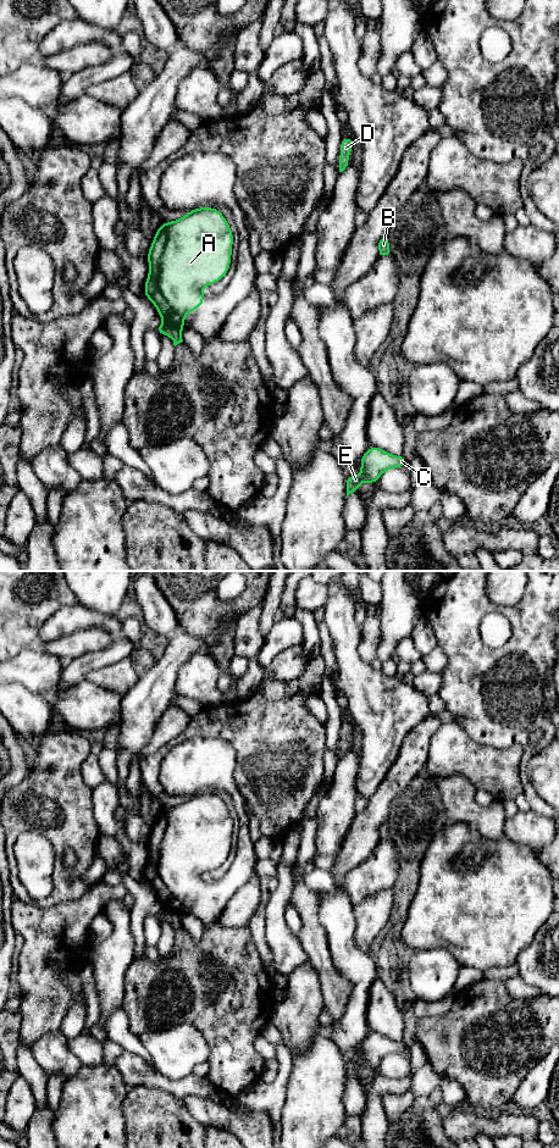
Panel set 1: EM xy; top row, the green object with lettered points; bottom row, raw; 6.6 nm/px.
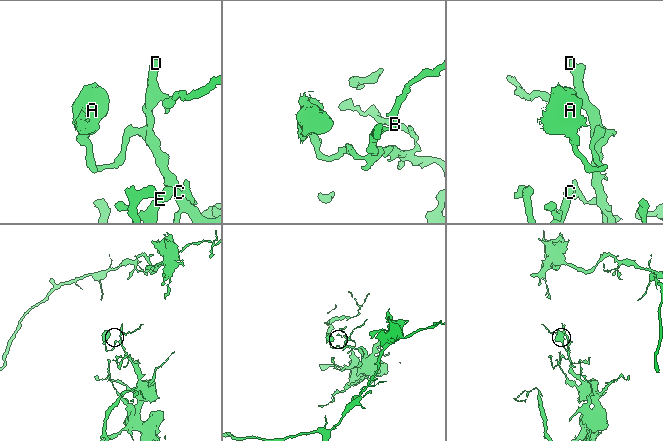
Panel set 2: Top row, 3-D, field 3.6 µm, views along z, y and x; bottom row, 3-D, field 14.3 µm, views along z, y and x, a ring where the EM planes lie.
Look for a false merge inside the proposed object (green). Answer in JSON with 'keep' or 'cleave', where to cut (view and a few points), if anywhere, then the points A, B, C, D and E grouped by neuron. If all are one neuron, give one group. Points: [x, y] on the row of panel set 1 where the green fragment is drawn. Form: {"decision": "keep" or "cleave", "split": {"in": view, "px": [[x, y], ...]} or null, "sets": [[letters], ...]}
{"decision": "cleave", "split": {"in": "xy", "px": [[164, 321], [181, 330]]}, "sets": [["A"], ["B", "C", "D", "E"]]}

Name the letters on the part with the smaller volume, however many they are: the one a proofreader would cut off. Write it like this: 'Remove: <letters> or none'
Remove: A

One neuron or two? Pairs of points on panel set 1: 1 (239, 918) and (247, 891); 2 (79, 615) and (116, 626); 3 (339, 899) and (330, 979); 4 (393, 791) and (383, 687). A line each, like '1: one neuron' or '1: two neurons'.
1: one neuron
2: one neuron
3: two neurons
4: two neurons

